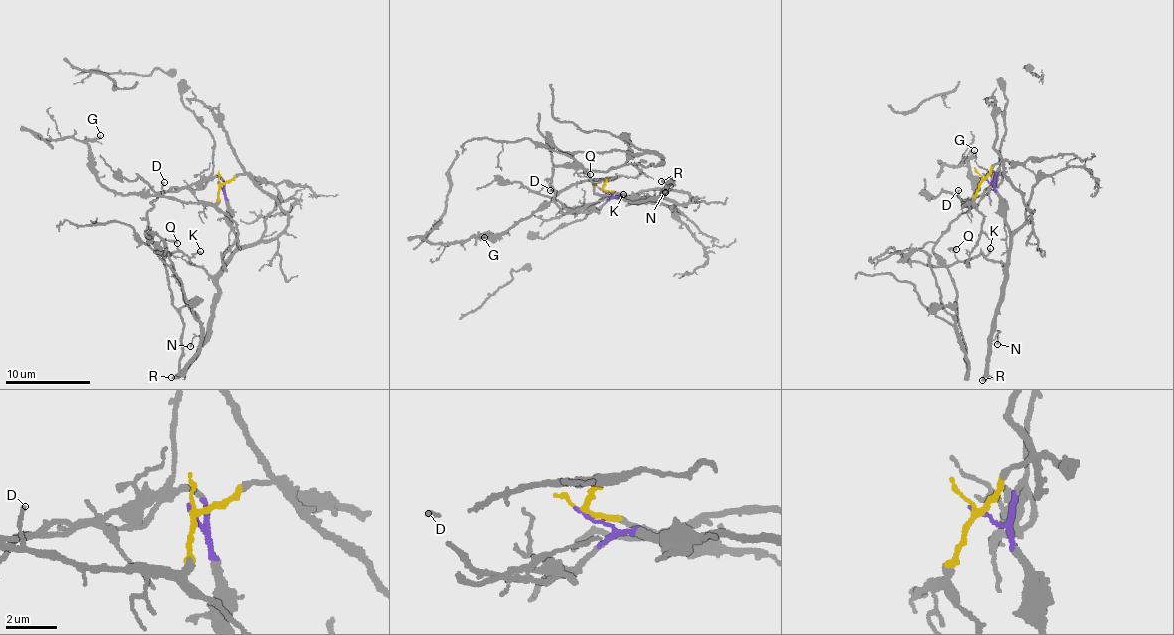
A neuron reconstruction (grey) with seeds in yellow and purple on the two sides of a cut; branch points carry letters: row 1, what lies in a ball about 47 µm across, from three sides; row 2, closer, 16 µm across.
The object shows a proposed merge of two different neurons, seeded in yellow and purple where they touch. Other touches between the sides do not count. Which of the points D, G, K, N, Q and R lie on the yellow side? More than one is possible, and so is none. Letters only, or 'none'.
D, G

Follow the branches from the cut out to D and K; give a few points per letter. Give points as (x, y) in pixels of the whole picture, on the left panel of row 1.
D: (219, 184), (217, 200), (212, 204), (180, 202), (165, 196), (164, 183)
K: (219, 184), (227, 206), (230, 238), (223, 253), (225, 264), (211, 276), (191, 264), (189, 259), (201, 251)

